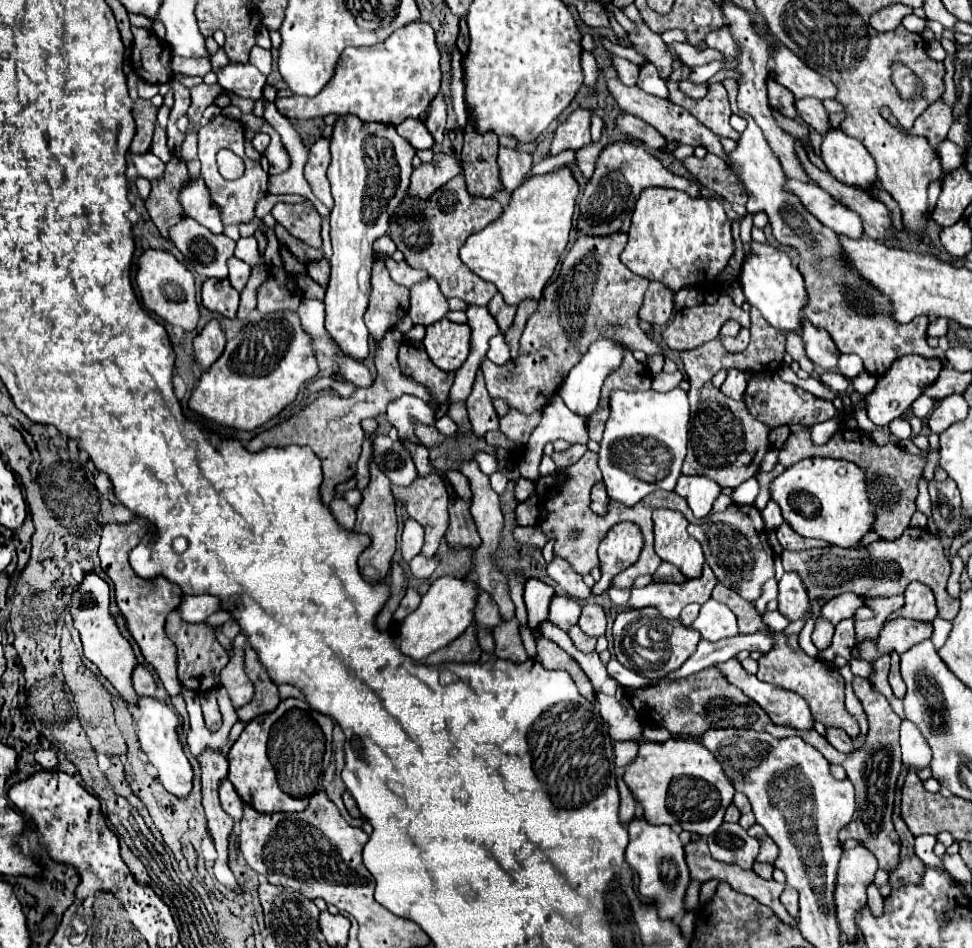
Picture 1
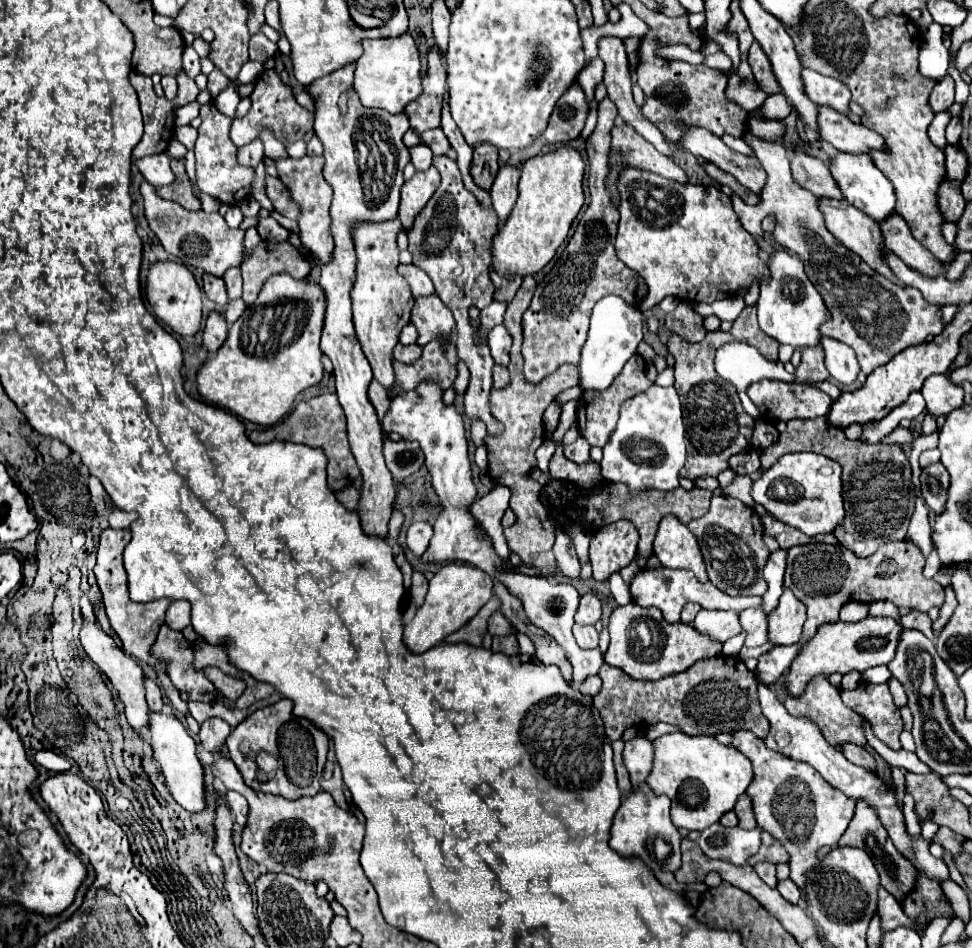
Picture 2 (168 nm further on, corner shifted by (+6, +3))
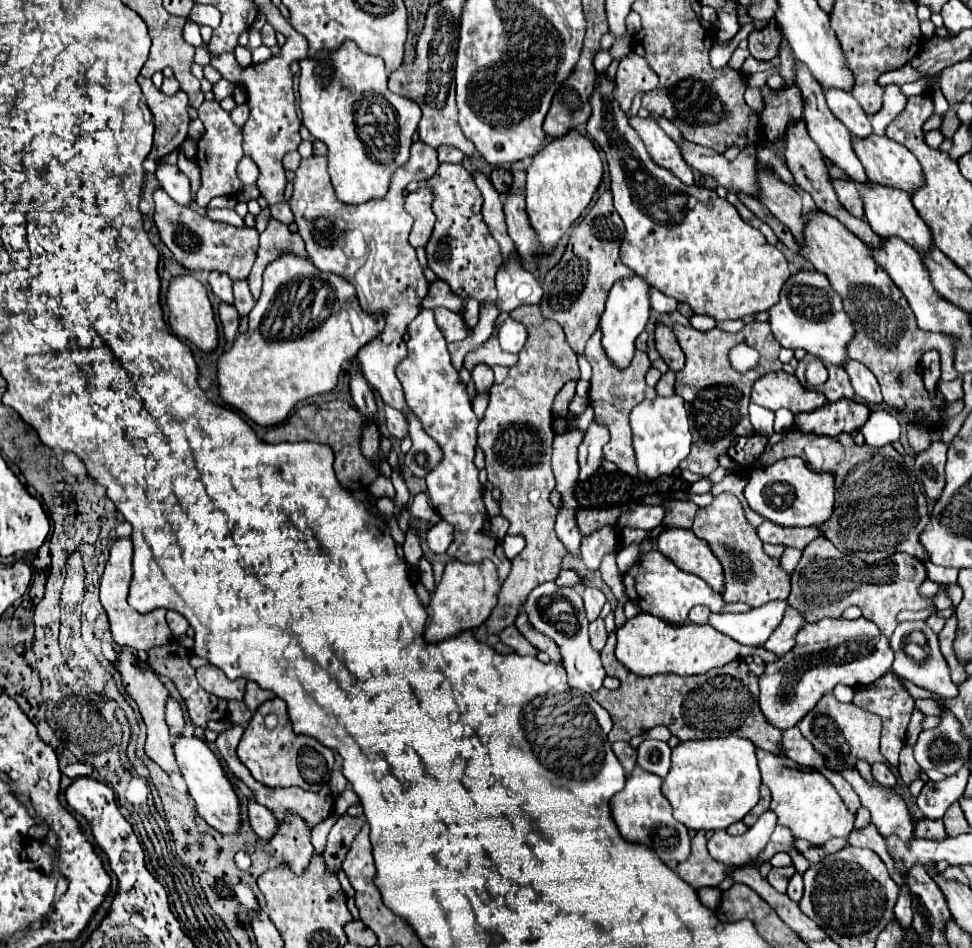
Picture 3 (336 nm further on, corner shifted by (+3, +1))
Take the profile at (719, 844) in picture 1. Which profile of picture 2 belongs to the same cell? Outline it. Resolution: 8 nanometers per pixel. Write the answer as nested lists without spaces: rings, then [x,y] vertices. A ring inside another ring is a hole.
[[[712,824],[700,834],[698,844],[708,858],[718,858],[742,866],[750,856],[758,852],[760,832],[760,826],[754,830],[742,830],[740,826],[724,828],[722,824]]]

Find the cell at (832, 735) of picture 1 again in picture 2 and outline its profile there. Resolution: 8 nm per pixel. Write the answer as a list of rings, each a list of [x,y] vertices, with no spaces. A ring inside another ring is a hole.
[[[844,744],[842,746],[844,750],[844,756],[854,762],[856,766],[862,766],[864,770],[870,770],[870,772],[876,772],[876,760],[862,748],[862,746],[854,746],[854,744]]]

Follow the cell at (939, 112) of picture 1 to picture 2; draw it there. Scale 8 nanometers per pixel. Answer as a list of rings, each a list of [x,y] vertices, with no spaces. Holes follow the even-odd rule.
[[[950,76],[936,82],[932,94],[930,94],[930,106],[934,112],[946,110],[954,102],[954,80]]]

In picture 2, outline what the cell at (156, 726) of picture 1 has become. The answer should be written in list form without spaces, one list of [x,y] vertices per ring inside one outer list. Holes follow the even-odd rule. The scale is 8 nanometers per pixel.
[[[152,712],[150,714],[150,740],[152,740],[152,748],[154,748],[154,758],[162,766],[166,786],[168,786],[170,794],[174,796],[174,800],[192,814],[202,812],[206,808],[204,770],[202,770],[202,764],[200,764],[200,760],[196,756],[194,738],[186,732],[186,728],[174,716]]]

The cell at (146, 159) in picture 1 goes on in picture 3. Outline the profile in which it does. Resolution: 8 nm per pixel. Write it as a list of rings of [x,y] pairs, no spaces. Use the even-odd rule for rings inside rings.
[[[159,164],[155,170],[155,176],[159,180],[159,186],[177,202],[177,204],[189,204],[191,202],[191,190],[189,190],[189,178],[171,164]]]

